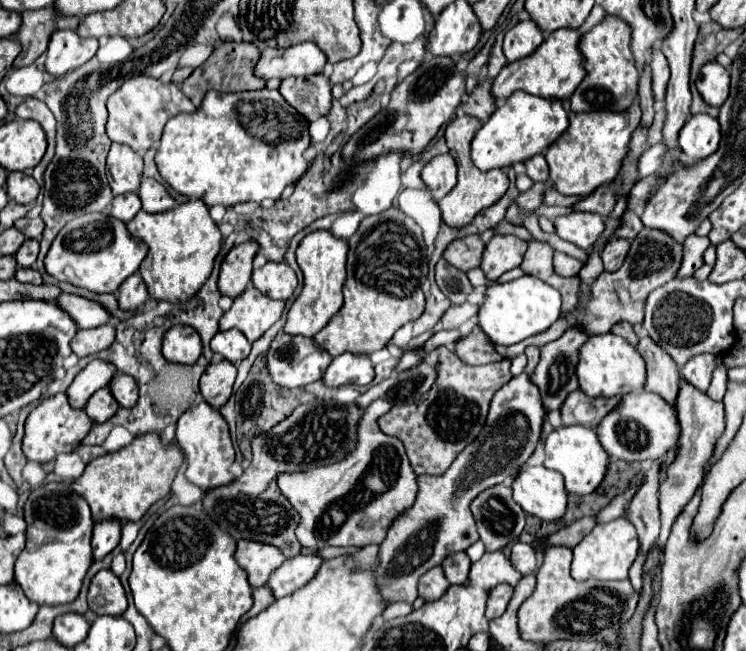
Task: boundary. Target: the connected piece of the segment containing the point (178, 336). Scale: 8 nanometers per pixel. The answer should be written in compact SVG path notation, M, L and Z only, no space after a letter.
M188 325L170 327L162 337L162 355L170 363L194 365L202 355L200 335Z

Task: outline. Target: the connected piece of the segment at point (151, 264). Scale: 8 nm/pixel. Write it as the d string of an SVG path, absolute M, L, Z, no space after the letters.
M190 199L164 213L140 211L140 215L126 223L126 227L134 237L142 239L150 247L138 273L146 281L150 297L158 301L190 299L200 283L208 279L214 259L222 247L222 233L200 199Z

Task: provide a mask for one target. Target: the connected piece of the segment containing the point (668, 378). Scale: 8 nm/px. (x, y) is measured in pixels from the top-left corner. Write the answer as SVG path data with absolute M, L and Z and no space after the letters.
M646 337L638 343L636 349L646 363L644 391L656 393L676 407L676 397L680 391L680 373L676 363L668 359L668 353L662 351L662 347L656 347L656 343L652 343Z

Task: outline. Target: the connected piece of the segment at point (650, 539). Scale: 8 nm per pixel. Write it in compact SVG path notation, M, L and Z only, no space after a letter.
M654 461L652 469L646 475L646 481L642 483L640 491L630 501L626 519L636 527L640 551L636 563L630 567L630 581L636 593L642 593L644 583L644 563L650 553L650 549L656 545L658 531L660 531L660 511L658 511L658 479L660 479L660 463Z

